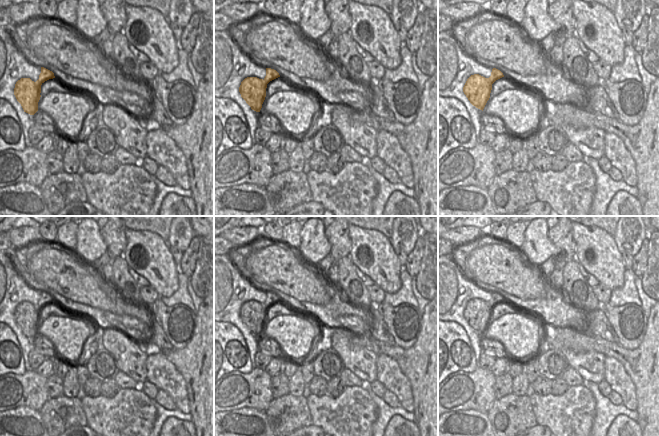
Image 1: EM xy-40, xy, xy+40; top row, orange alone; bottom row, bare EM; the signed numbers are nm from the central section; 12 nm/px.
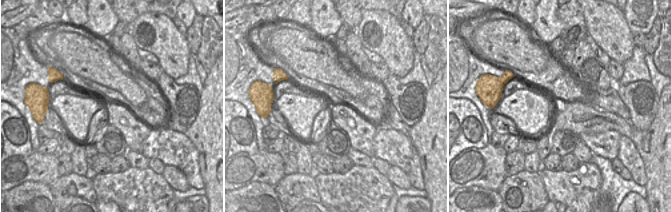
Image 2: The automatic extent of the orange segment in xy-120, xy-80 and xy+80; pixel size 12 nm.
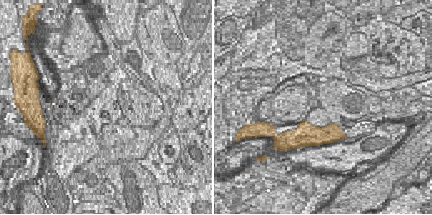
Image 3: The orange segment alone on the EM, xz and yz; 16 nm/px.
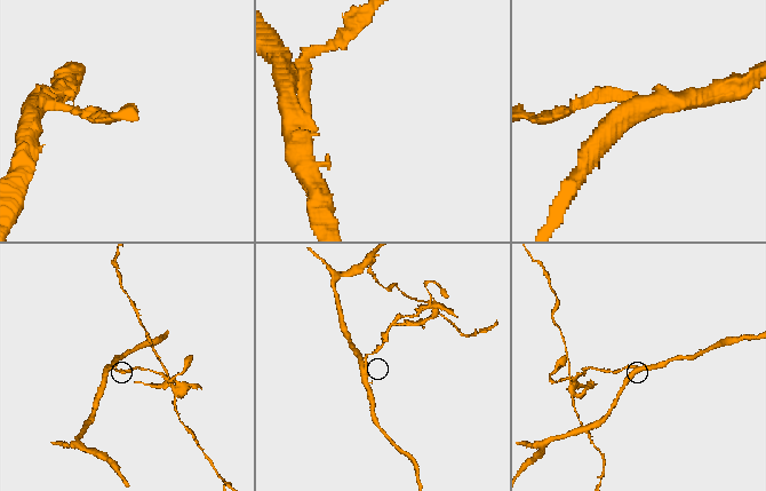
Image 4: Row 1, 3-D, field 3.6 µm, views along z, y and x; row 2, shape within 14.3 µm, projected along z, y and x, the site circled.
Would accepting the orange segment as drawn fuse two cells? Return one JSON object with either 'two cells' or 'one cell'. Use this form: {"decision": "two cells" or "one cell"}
{"decision": "two cells"}

